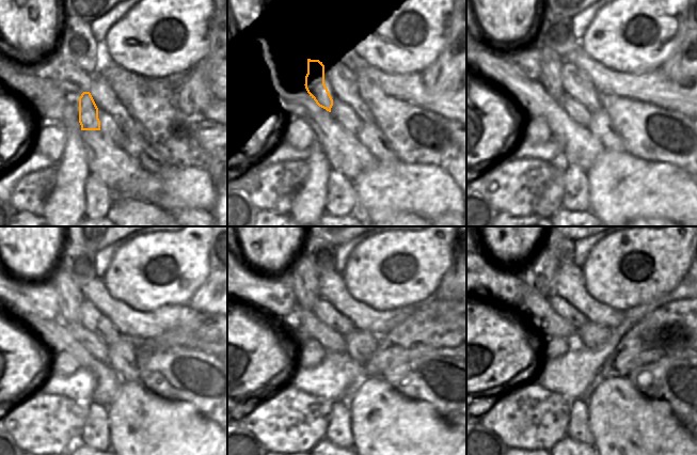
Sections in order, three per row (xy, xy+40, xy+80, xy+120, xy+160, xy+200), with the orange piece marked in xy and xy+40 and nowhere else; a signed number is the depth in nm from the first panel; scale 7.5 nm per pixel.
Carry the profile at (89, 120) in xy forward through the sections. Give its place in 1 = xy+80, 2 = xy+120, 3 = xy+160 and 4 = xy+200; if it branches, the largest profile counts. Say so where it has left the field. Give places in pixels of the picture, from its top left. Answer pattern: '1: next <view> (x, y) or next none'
1: next xy+80 (551, 62)
2: next xy+120 (69, 296)
3: next xy+160 (302, 273)
4: next xy+200 (543, 261)

